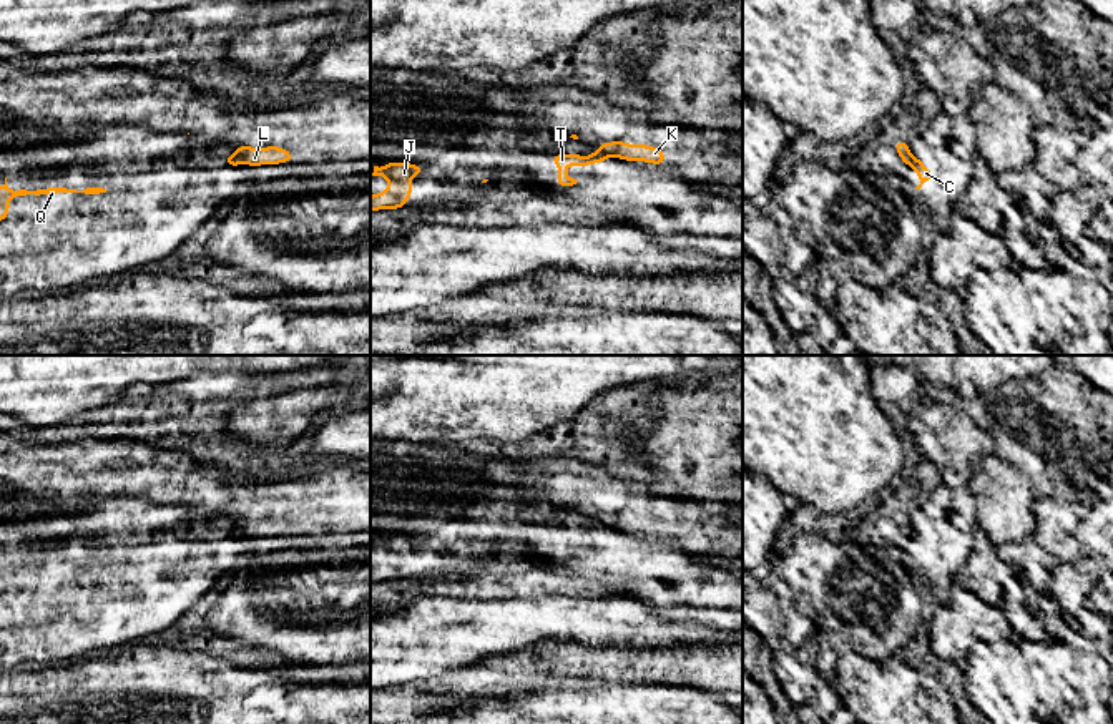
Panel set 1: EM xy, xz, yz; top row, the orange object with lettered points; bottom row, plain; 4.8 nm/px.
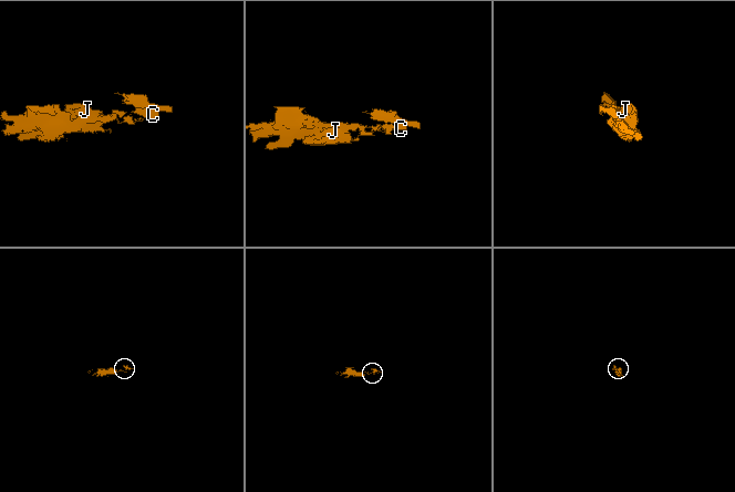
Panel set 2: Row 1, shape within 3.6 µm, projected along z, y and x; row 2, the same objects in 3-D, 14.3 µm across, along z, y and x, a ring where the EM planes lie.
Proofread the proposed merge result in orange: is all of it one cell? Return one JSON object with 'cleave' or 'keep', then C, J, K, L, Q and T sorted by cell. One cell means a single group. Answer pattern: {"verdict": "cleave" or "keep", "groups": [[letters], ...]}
{"verdict": "cleave", "groups": [["C", "J", "Q", "T"], ["K", "L"]]}

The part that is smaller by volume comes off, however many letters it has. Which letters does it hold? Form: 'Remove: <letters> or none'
Remove: K, L

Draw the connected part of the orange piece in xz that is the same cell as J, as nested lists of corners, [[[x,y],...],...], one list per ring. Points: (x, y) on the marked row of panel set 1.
[[[389,163],[385,166],[374,166],[370,176],[382,176],[389,179],[389,188],[384,193],[370,196],[370,211],[405,208],[412,196],[410,179],[420,176],[424,168],[410,163]]]

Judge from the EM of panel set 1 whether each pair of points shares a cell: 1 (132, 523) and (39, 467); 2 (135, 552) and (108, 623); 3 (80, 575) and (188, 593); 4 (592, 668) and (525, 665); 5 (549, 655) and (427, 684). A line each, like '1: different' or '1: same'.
1: different
2: same
3: same
4: same
5: same

